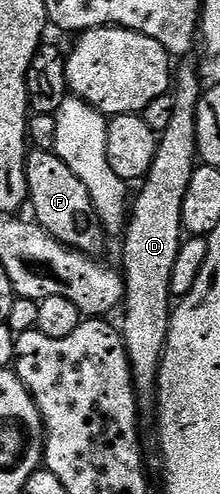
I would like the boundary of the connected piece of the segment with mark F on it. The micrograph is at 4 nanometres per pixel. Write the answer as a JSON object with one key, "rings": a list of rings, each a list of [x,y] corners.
{"rings":[[[35,149],[28,154],[27,193],[29,207],[35,210],[34,222],[42,225],[50,235],[57,237],[57,241],[74,251],[92,257],[102,256],[105,232],[93,209],[89,189],[81,185],[77,173],[73,173],[73,169],[69,169],[69,165],[65,165],[65,161],[61,161],[54,151]]]}

